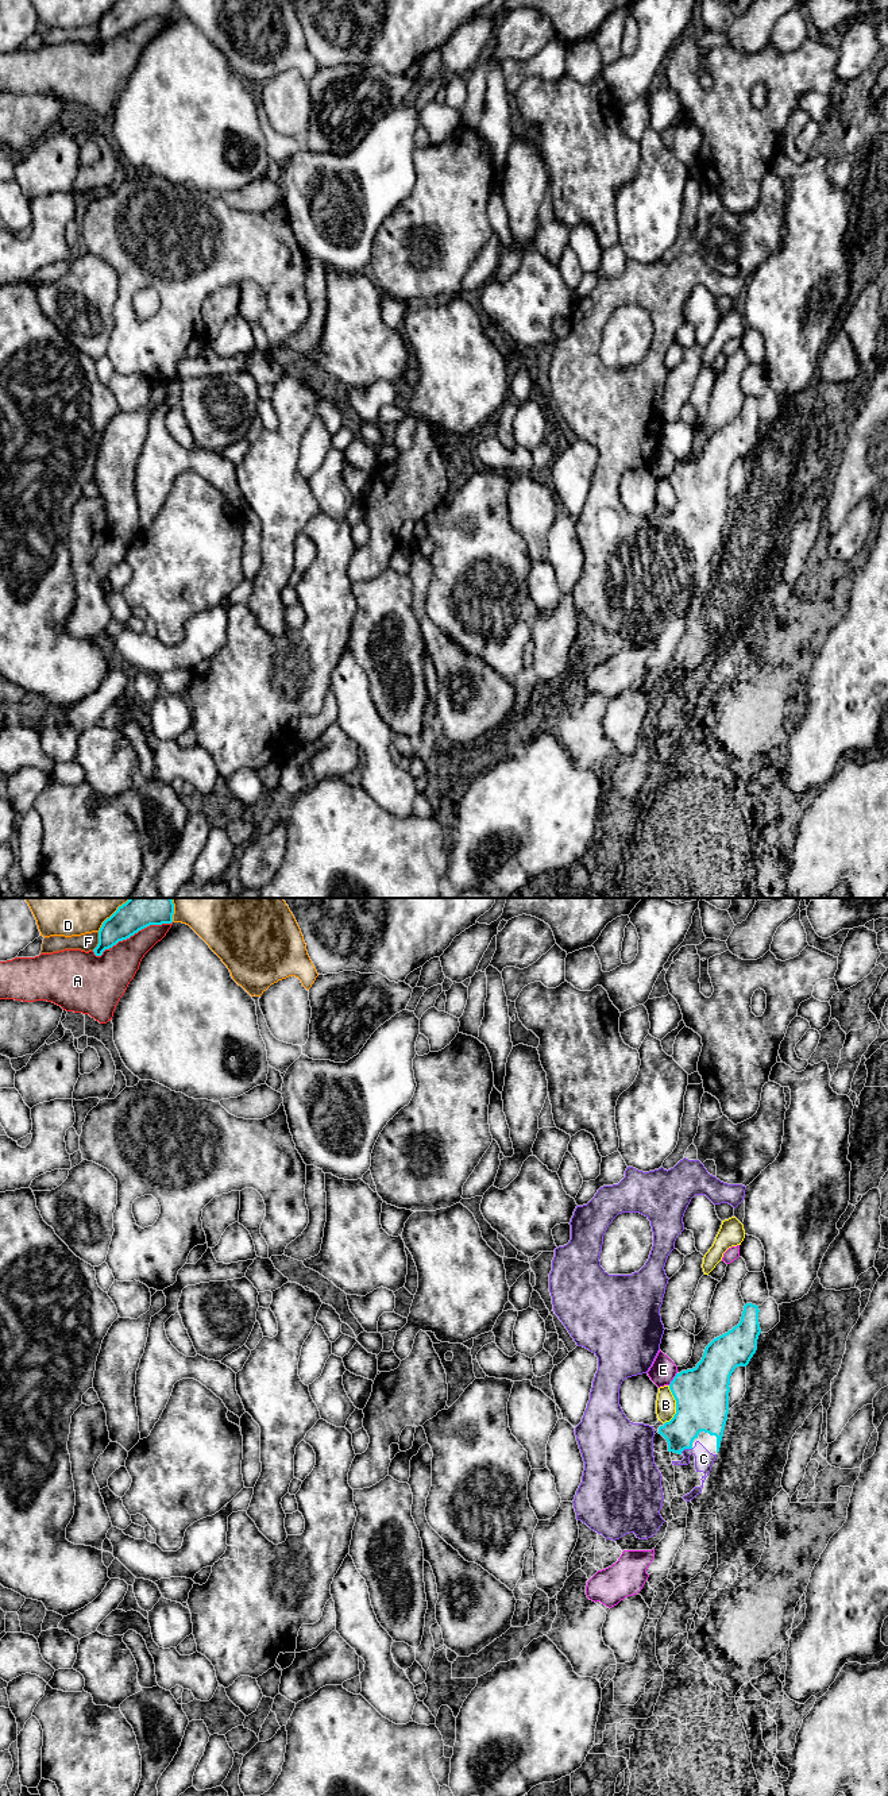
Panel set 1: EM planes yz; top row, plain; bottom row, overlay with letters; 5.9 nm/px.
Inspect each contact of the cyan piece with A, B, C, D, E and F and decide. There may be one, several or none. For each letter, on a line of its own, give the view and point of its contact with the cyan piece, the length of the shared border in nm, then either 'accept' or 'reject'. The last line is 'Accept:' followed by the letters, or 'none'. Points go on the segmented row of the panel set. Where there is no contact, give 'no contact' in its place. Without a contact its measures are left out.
A: meets cyan in yz at (131, 935); contact 500 nm long; reject
B: meets cyan in yz at (676, 1406); contact 240 nm long; reject
C: meets cyan in yz at (686, 1448); contact 80 nm long; accept
D: meets cyan in yz at (114, 913); contact 280 nm long; reject
E: meets cyan in yz at (674, 1379); contact 90 nm long; reject
F: meets cyan in yz at (99, 941); contact 120 nm long; reject
Accept: C

